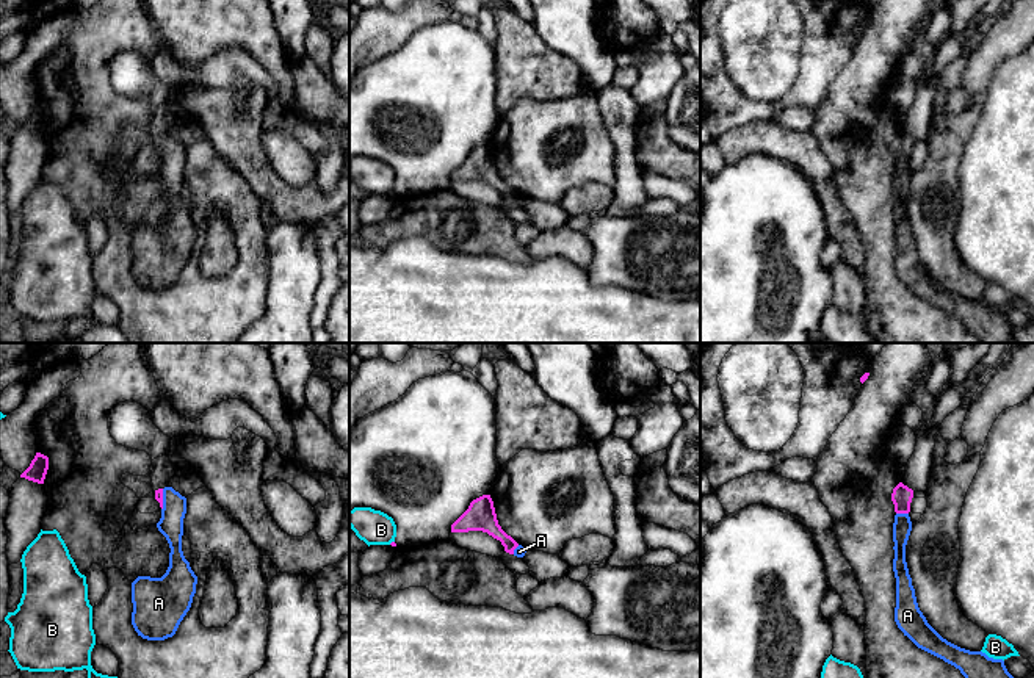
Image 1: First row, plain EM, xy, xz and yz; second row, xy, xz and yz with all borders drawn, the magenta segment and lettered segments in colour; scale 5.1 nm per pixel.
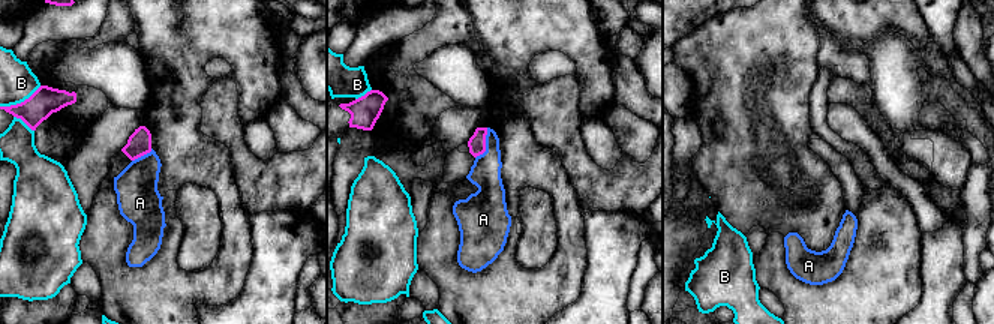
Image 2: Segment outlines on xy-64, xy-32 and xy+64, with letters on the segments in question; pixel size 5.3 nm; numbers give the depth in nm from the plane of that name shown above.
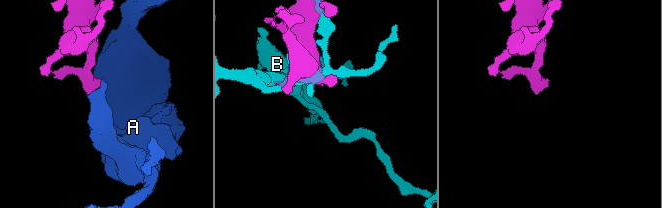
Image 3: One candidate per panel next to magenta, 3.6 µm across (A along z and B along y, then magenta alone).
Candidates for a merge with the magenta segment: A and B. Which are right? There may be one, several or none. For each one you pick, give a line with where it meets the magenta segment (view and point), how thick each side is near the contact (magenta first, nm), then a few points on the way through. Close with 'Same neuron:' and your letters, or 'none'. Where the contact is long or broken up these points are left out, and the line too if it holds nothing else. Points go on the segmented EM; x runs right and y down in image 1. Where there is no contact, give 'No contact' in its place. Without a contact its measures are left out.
A: Touches magenta at yz (903, 512). Thickness 110 nm (magenta) against 100 nm. Path across: yz (901, 497), (903, 512), (901, 528)
Same neuron: A

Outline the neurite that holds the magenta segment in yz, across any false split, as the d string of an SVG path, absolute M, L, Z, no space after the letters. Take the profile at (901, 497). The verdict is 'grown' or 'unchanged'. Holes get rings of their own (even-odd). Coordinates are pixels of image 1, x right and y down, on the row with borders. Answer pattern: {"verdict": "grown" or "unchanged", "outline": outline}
{"verdict": "grown", "outline": "M899 482L891 493L895 504L893 572L896 578L895 622L918 648L943 659L960 670L965 678L1014 678L1003 659L989 658L982 651L970 651L943 639L918 608L912 578L906 562L906 545L912 531L909 517L913 490Z"}

